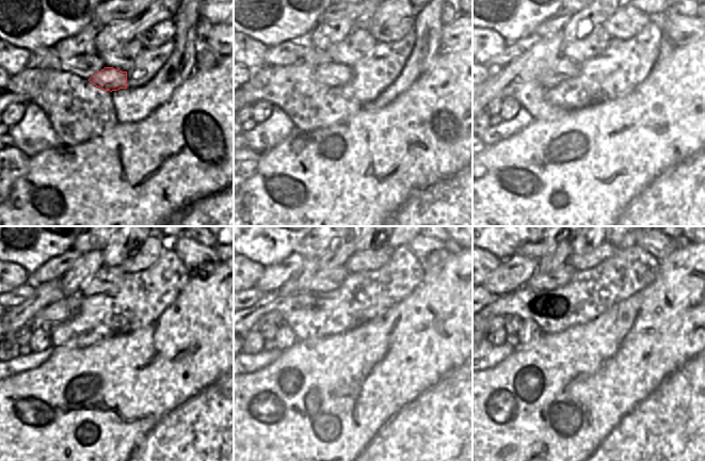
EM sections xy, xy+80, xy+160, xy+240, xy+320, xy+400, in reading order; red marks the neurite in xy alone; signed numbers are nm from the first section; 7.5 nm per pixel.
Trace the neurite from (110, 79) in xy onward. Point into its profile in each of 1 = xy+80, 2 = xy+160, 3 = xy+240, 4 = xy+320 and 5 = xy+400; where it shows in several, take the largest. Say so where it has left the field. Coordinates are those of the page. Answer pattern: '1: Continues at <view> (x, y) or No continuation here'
1: Continues at xy+80 (333, 74)
2: Continues at xy+160 (564, 68)
3: Continues at xy+240 (65, 310)
4: Continues at xy+320 (273, 317)
5: Continues at xy+400 (496, 322)

